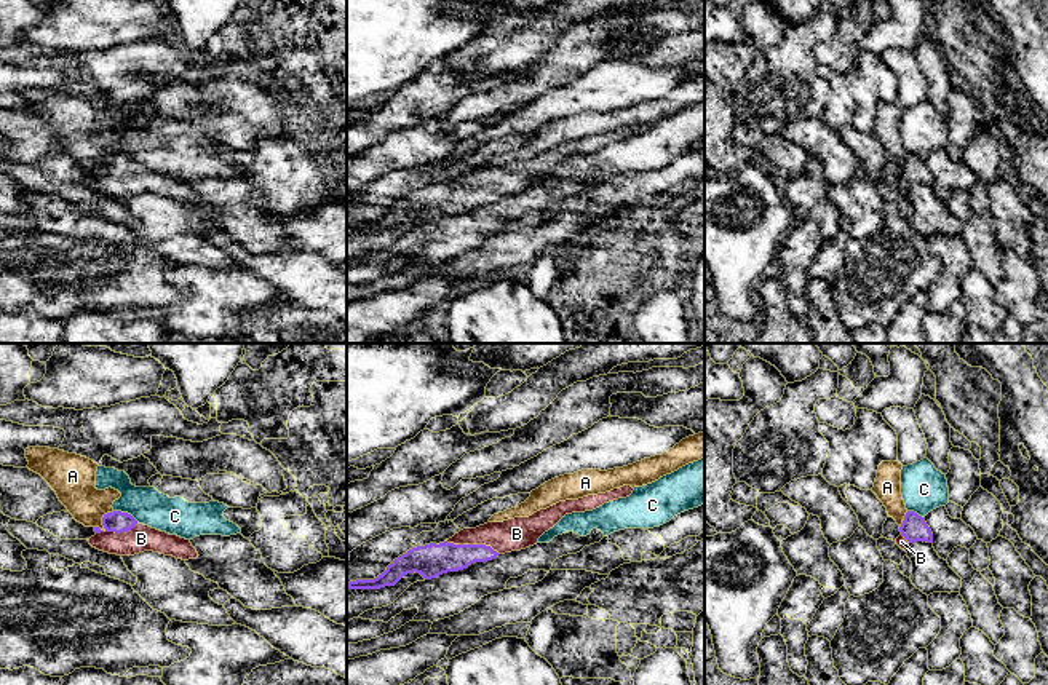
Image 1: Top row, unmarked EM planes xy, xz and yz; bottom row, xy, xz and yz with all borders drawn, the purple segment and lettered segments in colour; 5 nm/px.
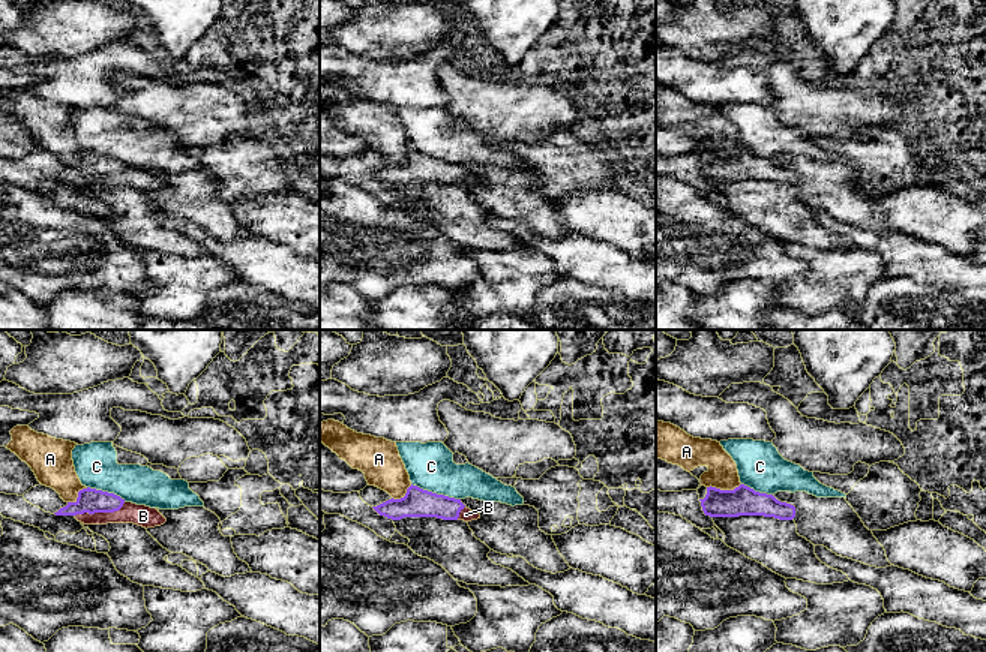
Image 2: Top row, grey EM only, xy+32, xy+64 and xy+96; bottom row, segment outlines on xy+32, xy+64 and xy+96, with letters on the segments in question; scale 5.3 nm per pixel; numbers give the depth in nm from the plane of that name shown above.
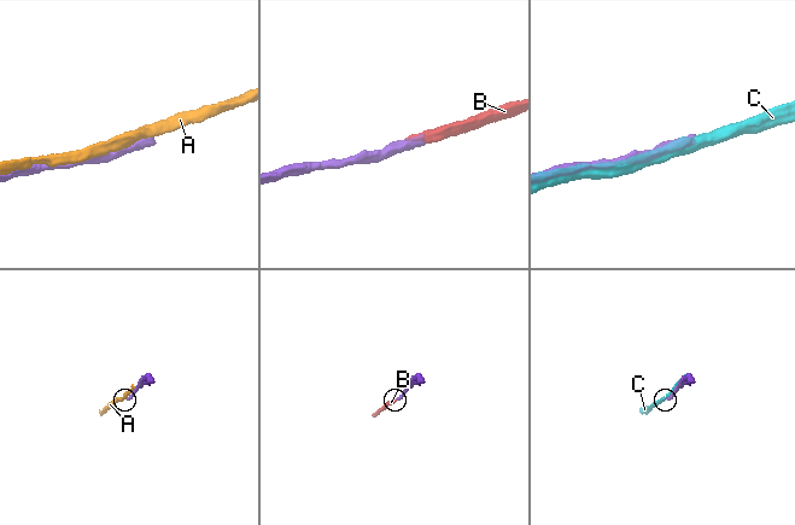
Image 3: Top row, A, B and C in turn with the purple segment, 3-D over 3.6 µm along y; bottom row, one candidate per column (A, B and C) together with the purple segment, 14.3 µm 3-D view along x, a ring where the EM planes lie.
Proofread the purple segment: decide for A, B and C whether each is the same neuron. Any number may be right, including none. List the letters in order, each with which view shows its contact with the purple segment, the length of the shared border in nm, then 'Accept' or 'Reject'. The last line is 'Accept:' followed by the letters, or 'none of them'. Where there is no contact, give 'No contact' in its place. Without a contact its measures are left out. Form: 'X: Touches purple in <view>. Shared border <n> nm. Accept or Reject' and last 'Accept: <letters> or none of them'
A: Touches purple in xy. Shared border 130 nm. Reject
B: Touches purple in xz. Shared border 280 nm. Accept
C: Touches purple in xy. Shared border 140 nm. Reject
Accept: B

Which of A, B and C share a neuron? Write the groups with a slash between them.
A / B / C

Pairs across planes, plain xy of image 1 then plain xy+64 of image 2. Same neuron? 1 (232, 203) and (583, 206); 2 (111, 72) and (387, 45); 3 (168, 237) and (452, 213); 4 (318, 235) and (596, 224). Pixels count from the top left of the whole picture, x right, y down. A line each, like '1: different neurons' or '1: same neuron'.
1: different neurons
2: different neurons
3: same neuron
4: same neuron

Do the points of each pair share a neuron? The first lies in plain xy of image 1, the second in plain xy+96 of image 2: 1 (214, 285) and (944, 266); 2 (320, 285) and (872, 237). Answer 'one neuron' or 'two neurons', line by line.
1: two neurons
2: one neuron

